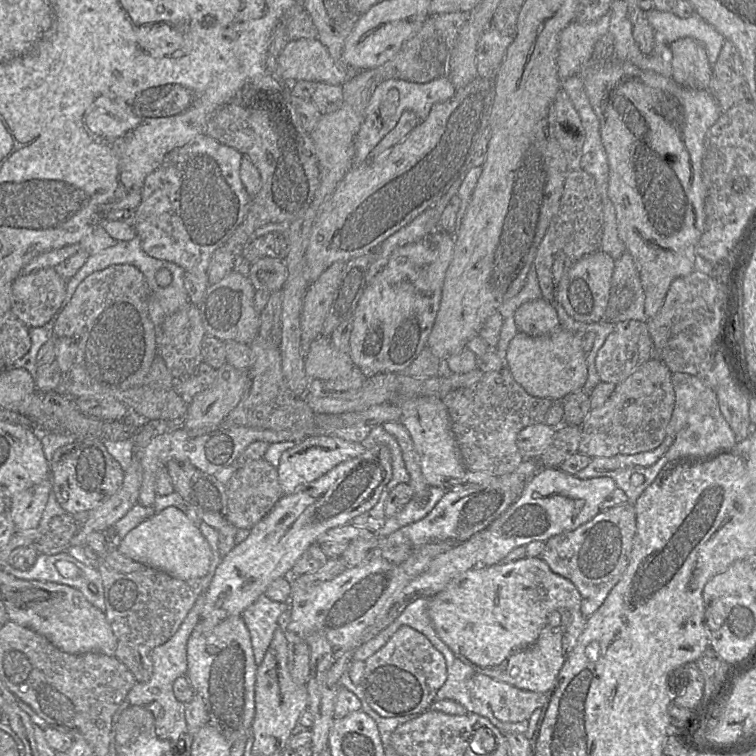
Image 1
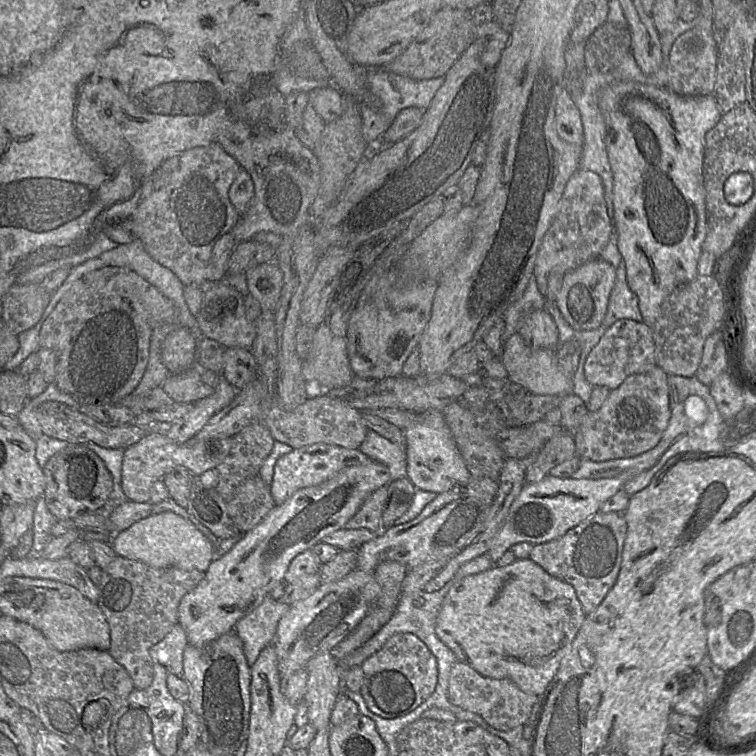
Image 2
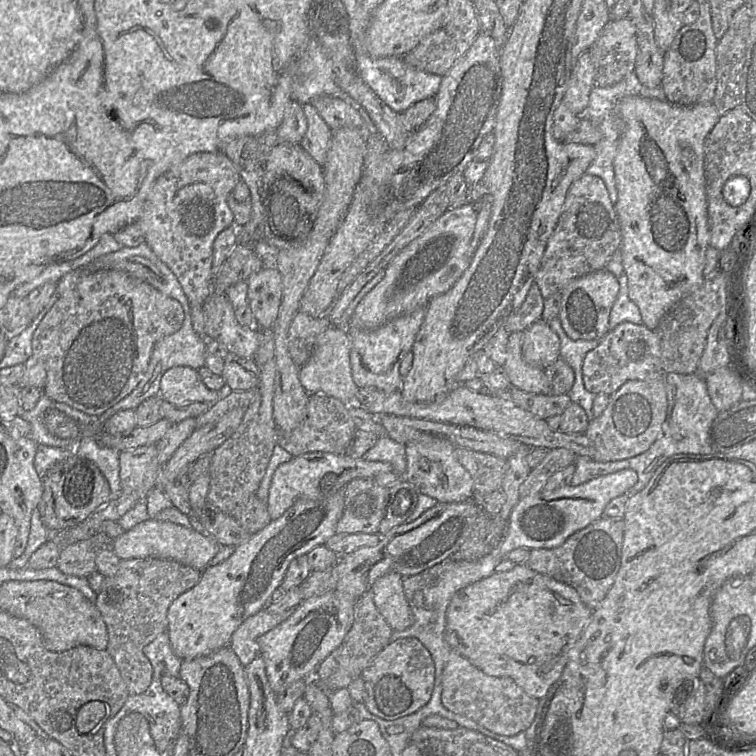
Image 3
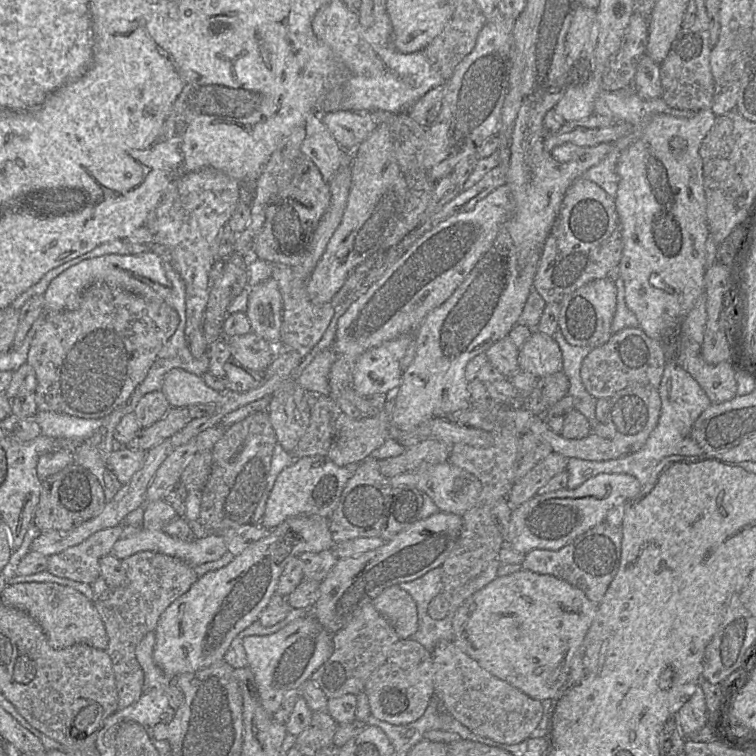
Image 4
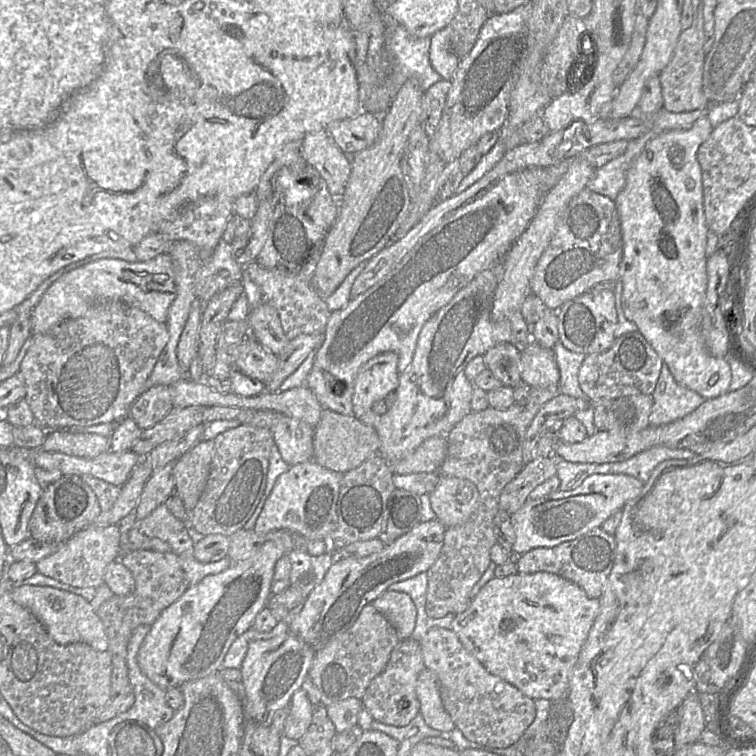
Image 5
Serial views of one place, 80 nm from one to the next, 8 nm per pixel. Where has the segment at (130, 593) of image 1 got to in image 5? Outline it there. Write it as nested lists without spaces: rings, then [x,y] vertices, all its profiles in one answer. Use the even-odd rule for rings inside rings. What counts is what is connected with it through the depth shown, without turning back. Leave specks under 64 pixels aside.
[[[145,549],[124,551],[120,561],[127,567],[134,580],[135,589],[127,596],[113,595],[101,604],[97,615],[101,619],[108,638],[108,652],[112,658],[111,694],[96,724],[106,722],[129,710],[135,702],[127,668],[127,645],[133,631],[140,625],[151,626],[159,615],[188,589],[189,582],[182,565],[172,551],[158,552]]]

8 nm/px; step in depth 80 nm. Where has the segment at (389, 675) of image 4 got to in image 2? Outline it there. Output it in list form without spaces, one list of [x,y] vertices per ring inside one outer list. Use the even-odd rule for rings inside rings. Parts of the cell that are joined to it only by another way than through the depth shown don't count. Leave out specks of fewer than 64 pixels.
[[[412,633],[394,634],[362,664],[360,693],[368,709],[384,719],[405,716],[424,703],[435,691],[438,680],[437,660],[426,644]]]

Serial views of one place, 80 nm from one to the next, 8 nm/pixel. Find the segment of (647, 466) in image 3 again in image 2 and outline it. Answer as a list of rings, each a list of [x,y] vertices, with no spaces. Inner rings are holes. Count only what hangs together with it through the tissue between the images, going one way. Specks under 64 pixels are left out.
[[[668,375],[668,385],[671,416],[664,434],[654,448],[640,455],[623,459],[595,462],[587,458],[581,458],[580,467],[572,474],[572,478],[612,478],[626,470],[633,470],[635,476],[623,486],[623,490],[631,496],[647,487],[653,476],[671,457],[677,454],[717,453],[725,450],[720,441],[724,418],[717,408],[709,386],[700,382],[696,376],[683,377],[679,375]]]

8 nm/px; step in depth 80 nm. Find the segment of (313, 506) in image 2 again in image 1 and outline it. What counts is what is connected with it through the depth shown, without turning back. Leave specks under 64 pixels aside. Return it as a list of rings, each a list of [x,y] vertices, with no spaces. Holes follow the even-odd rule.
[[[375,446],[359,457],[338,464],[325,475],[302,485],[293,493],[283,495],[270,512],[251,528],[249,536],[222,558],[208,588],[204,591],[201,618],[217,616],[219,619],[225,619],[241,615],[265,593],[275,579],[282,576],[290,577],[296,561],[313,543],[316,543],[320,535],[329,529],[351,523],[354,518],[373,508],[391,478],[389,449],[386,446]]]

